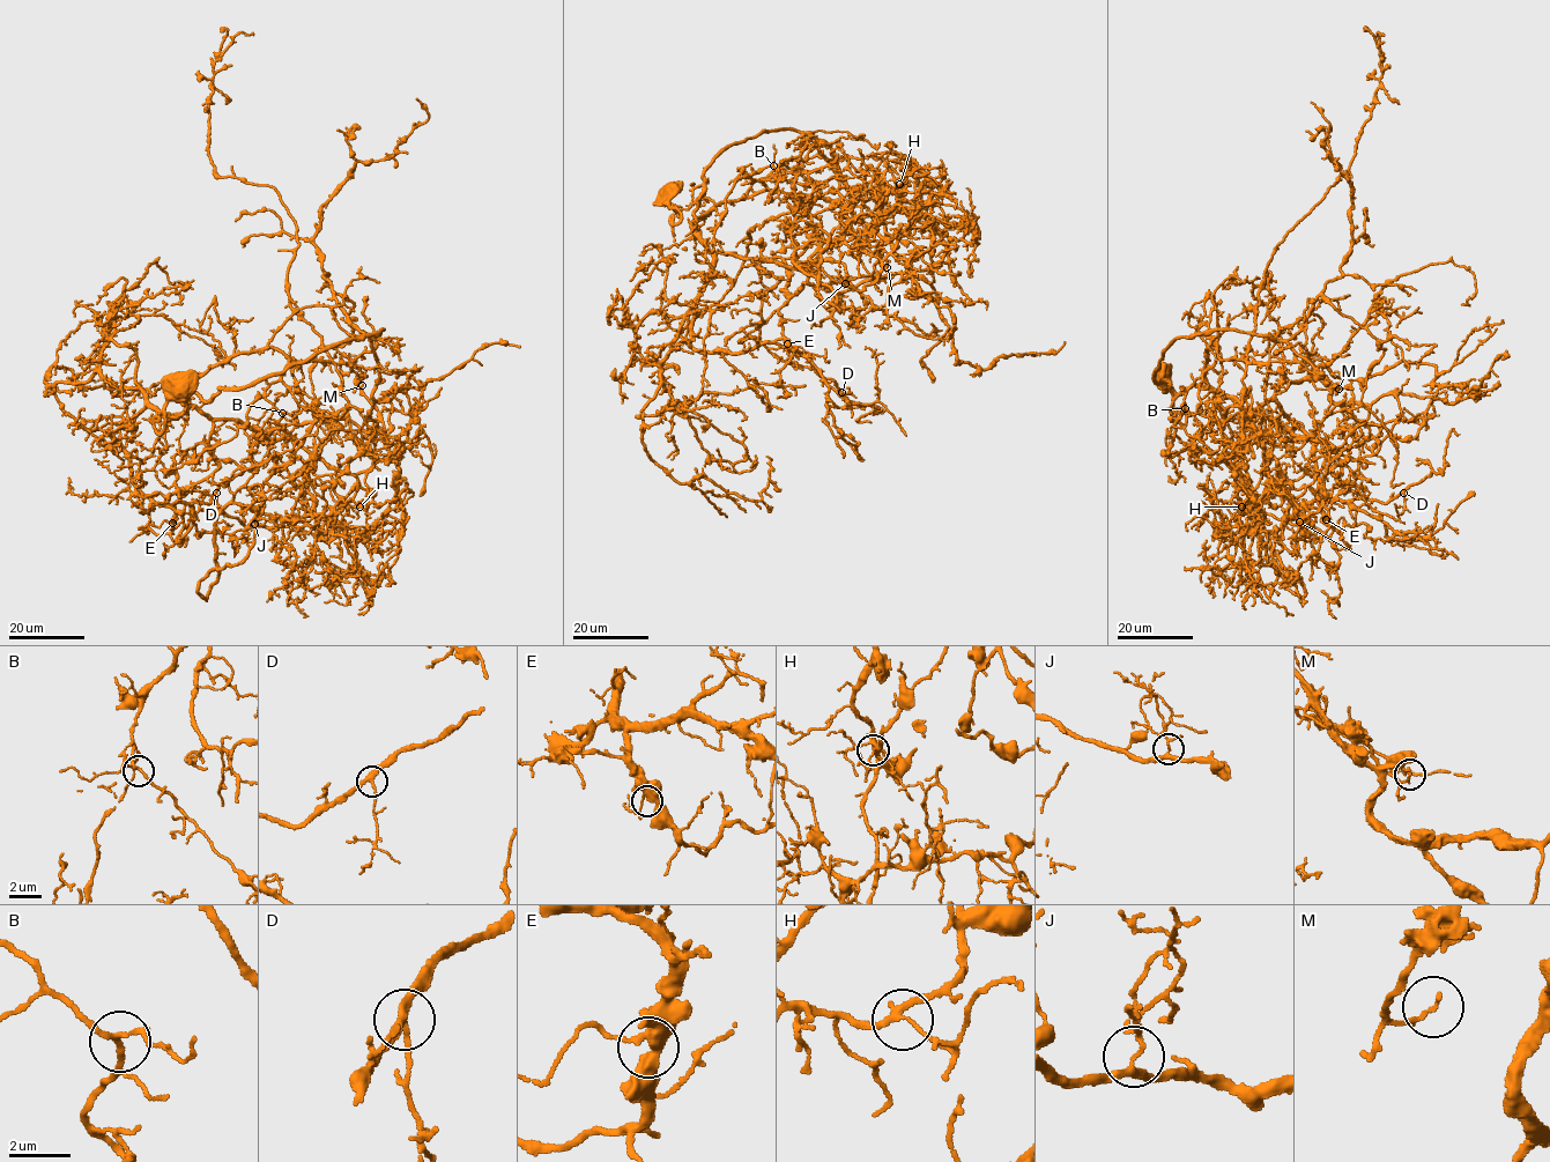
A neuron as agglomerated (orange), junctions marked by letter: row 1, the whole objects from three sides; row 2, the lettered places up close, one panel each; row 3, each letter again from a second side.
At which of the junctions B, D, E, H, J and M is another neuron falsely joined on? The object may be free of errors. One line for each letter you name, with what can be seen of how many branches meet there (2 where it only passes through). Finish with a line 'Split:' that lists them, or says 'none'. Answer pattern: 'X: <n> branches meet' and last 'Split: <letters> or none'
M: 1 branches meet
Split: M

